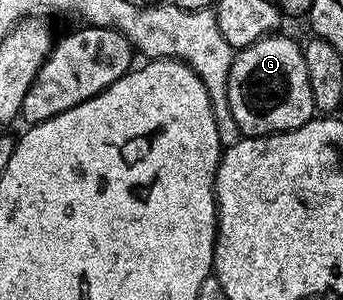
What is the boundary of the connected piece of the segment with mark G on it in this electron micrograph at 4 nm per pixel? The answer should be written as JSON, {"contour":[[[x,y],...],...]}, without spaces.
{"contour":[[[281,34],[264,35],[259,41],[240,48],[233,56],[231,73],[227,77],[227,101],[231,105],[231,117],[235,117],[242,136],[277,135],[280,131],[299,129],[314,118],[315,110],[310,82],[307,81],[302,44]]]}

